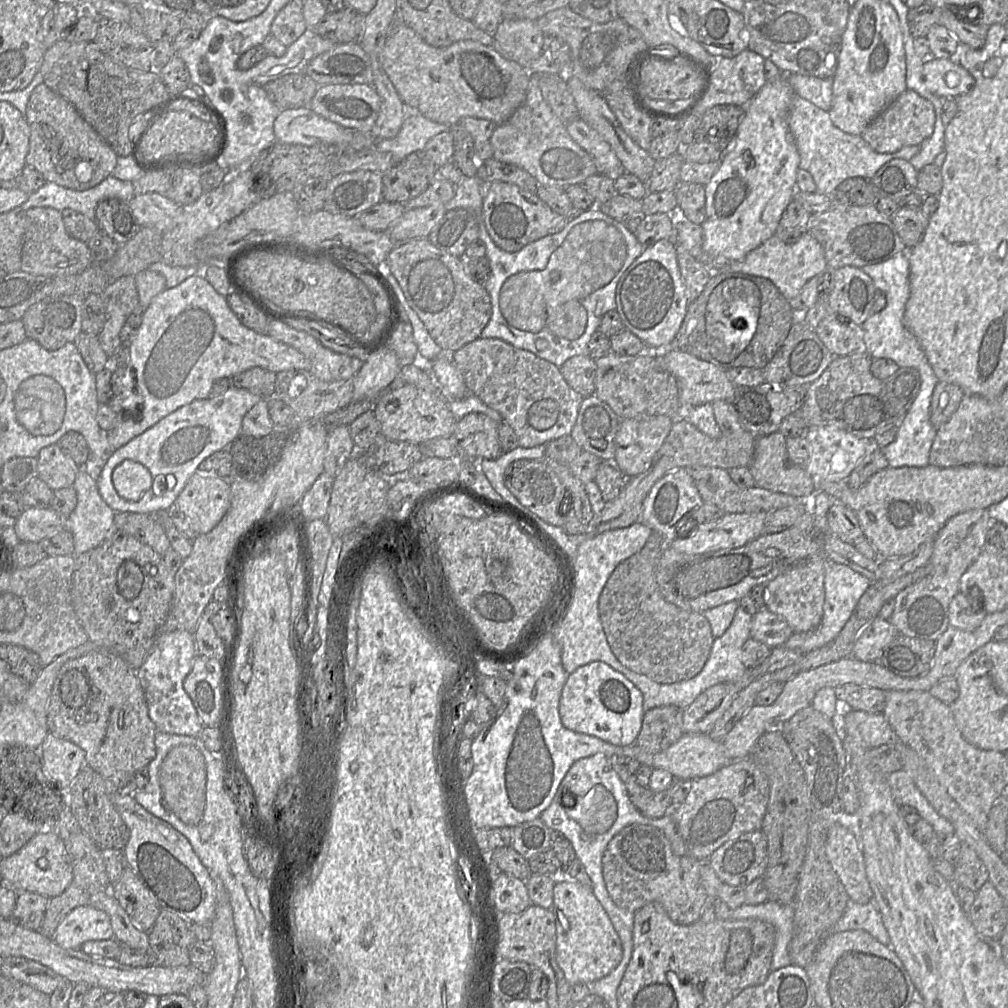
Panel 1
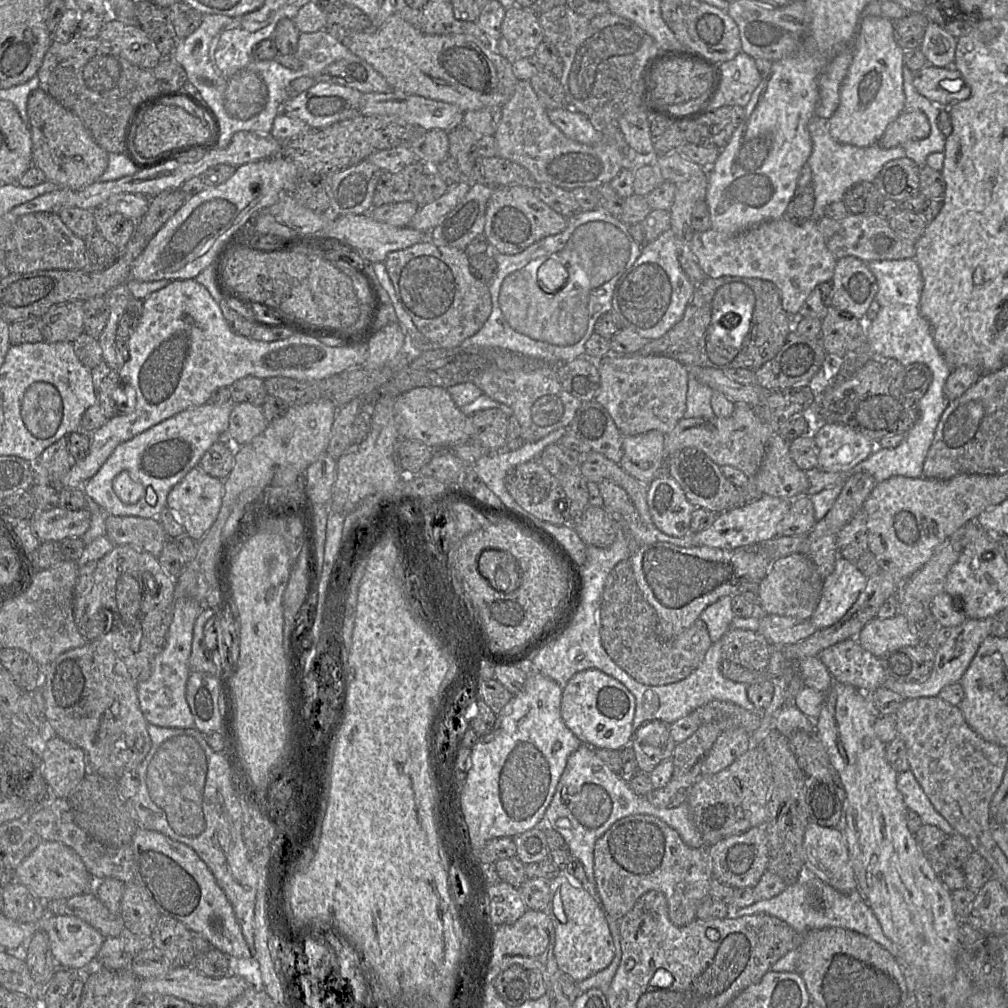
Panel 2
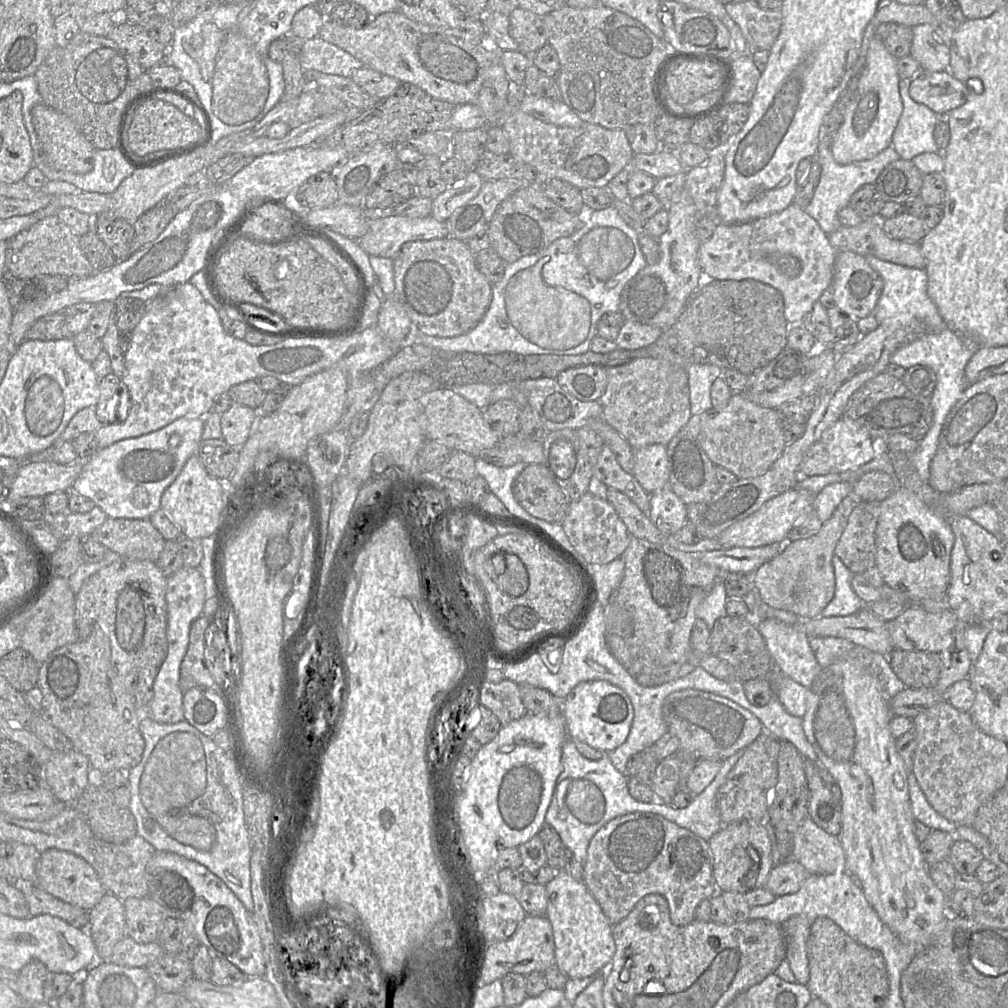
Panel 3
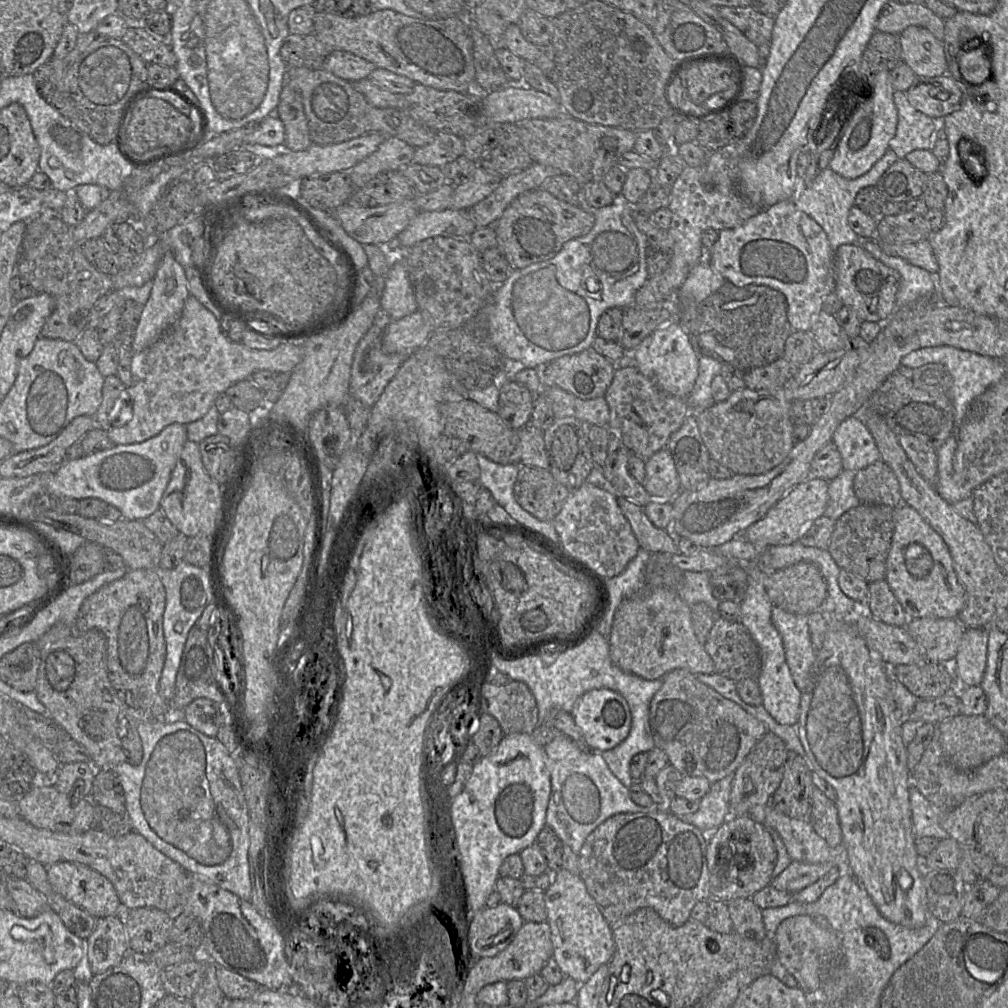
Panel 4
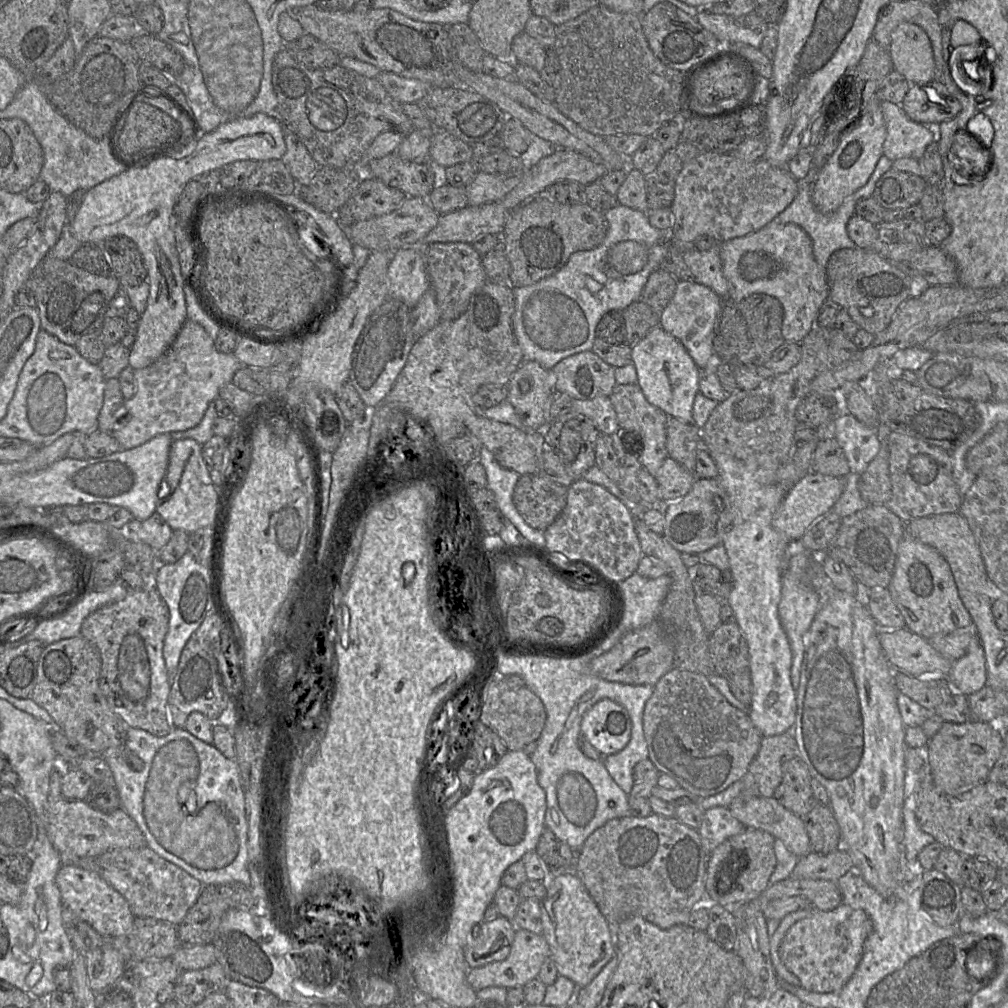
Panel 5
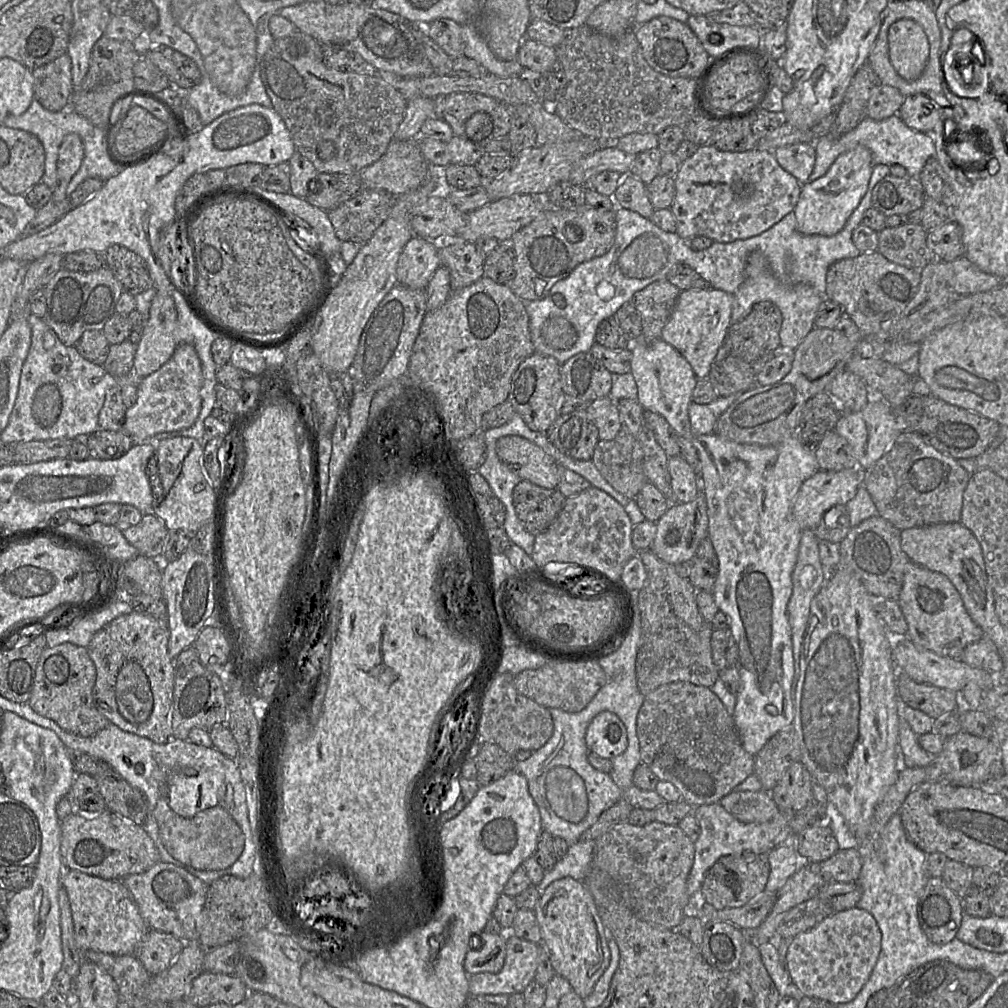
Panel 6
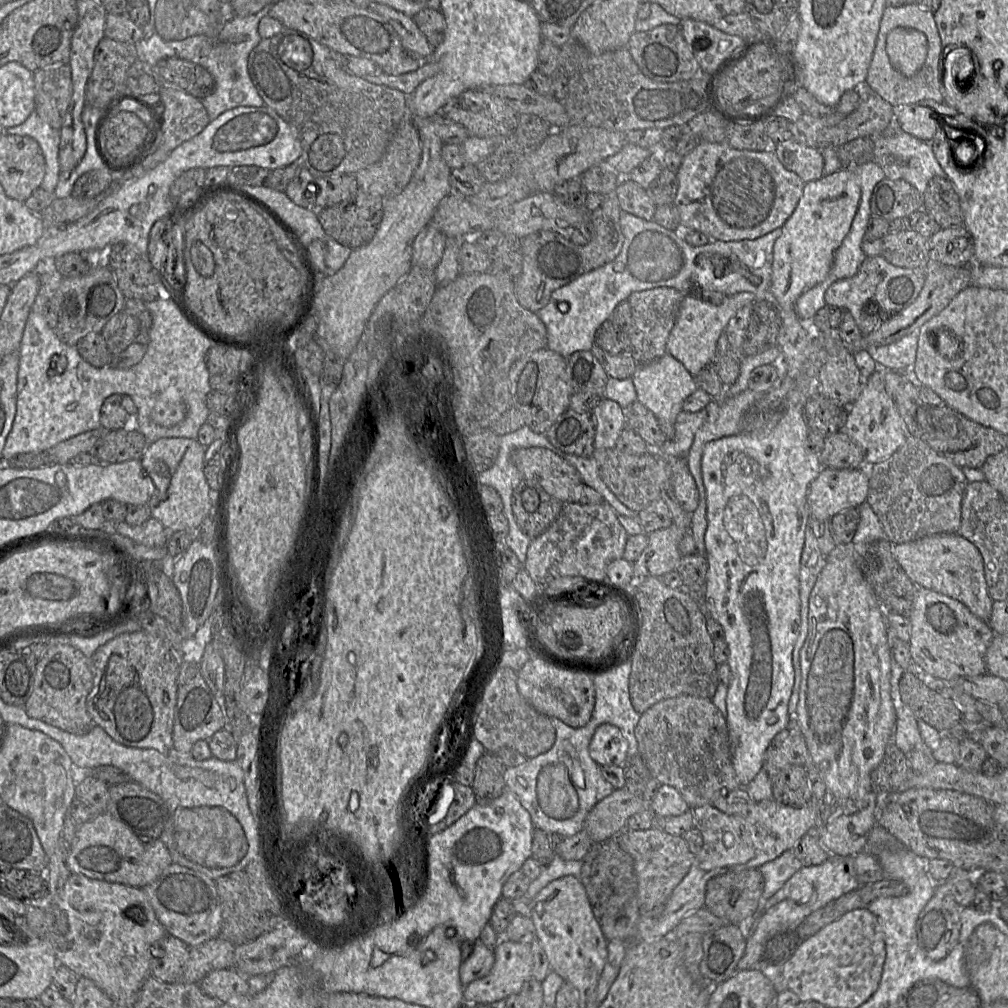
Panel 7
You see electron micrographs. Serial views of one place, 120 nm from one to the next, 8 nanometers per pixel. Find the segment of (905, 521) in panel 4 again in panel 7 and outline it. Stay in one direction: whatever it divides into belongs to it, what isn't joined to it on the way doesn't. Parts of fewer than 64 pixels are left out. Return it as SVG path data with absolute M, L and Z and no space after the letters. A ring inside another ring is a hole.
M916 588L908 617L912 661L926 674L944 681L987 673L985 655L995 635L987 621L973 615L961 602L938 592Z

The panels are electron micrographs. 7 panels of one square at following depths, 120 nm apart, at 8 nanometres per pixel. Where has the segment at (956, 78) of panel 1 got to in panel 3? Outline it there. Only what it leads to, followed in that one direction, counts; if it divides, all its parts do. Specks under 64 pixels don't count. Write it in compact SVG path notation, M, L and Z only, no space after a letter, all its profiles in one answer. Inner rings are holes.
M920 69L911 78L910 97L935 113L946 113L962 106L967 98L965 86L949 71L931 72Z

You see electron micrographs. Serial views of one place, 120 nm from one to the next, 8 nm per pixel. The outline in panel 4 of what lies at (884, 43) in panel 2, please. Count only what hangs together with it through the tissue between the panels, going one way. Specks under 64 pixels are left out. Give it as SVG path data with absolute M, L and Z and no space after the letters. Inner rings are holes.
M889 70L878 72L873 78L873 95L863 101L857 112L853 115L847 126L840 131L840 139L829 167L846 179L856 179L867 173L873 165L889 149L889 142L895 136L898 124L898 112L894 103L894 88L891 84L891 73Z

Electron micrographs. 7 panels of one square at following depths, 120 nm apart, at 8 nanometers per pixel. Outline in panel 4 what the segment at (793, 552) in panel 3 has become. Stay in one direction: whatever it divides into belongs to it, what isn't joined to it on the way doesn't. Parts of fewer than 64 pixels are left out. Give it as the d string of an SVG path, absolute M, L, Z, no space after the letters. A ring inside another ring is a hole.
M810 562L765 573L765 588L773 606L795 614L818 611L827 597L827 583Z

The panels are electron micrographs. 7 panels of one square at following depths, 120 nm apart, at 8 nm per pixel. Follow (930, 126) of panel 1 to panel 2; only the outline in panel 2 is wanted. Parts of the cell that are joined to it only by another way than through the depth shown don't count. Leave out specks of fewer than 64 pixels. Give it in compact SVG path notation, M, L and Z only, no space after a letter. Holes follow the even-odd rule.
M919 111L901 112L891 122L876 145L884 149L894 148L902 144L926 138L930 133L930 124L926 115Z

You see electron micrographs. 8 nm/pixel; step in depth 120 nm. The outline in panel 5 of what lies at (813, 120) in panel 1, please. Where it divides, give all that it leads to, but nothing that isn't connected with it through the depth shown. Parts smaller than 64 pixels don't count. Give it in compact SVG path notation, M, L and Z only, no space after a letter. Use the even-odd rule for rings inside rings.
M881 156L878 160L875 170L867 183L848 196L843 203L832 213L824 214L814 205L812 200L811 184L799 182L799 191L791 204L773 219L775 223L789 224L793 223L800 226L811 238L813 244L813 254L818 265L825 270L827 262L832 253L842 248L856 248L856 244L850 239L847 232L847 223L855 215L856 204L872 196L877 181L892 168L893 162L886 156Z

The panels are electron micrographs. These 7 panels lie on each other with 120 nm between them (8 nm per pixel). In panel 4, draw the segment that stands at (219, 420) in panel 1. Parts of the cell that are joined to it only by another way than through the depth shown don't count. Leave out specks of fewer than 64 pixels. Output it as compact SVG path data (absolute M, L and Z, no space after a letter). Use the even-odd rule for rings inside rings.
M173 423L166 426L158 435L143 442L114 445L107 450L84 455L75 460L64 461L51 476L46 493L54 498L74 498L76 500L98 498L106 504L117 507L124 519L144 520L160 508L160 500L187 440L186 425Z

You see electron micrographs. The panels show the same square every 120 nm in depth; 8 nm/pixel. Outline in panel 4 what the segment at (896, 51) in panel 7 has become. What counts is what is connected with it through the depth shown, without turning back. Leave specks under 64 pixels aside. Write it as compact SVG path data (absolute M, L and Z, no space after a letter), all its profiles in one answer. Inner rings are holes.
M909 26L900 35L902 61L919 77L947 73L944 43L921 26Z

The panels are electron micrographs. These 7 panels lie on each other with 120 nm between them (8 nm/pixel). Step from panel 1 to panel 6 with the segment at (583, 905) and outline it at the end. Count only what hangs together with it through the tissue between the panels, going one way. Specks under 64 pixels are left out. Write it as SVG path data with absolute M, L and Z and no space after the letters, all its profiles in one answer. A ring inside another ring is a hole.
M568 876L557 879L541 891L533 911L555 974L567 979L572 990L584 1000L611 960L609 936L590 891L583 881Z

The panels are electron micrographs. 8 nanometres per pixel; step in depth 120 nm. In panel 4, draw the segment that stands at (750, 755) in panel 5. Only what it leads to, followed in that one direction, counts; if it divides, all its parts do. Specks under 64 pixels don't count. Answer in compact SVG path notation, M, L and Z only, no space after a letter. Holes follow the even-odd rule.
M682 669L673 670L663 678L661 688L650 702L649 725L655 747L667 754L669 764L683 776L702 776L711 783L715 783L729 774L734 774L753 747L768 731L763 722L699 681L692 673Z

